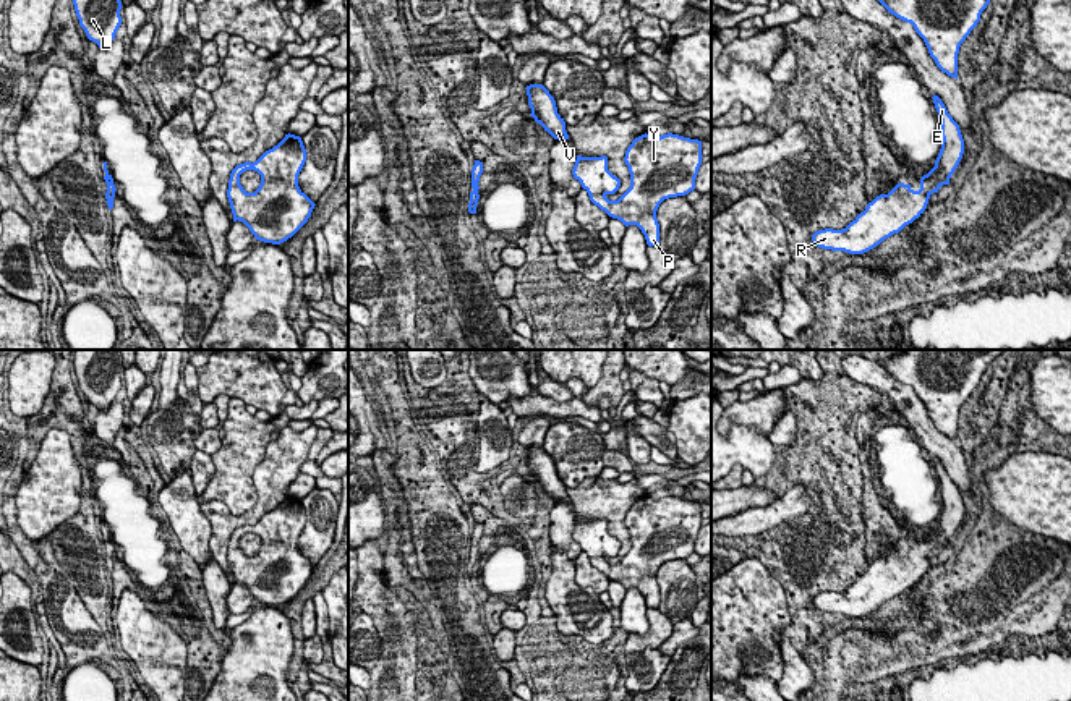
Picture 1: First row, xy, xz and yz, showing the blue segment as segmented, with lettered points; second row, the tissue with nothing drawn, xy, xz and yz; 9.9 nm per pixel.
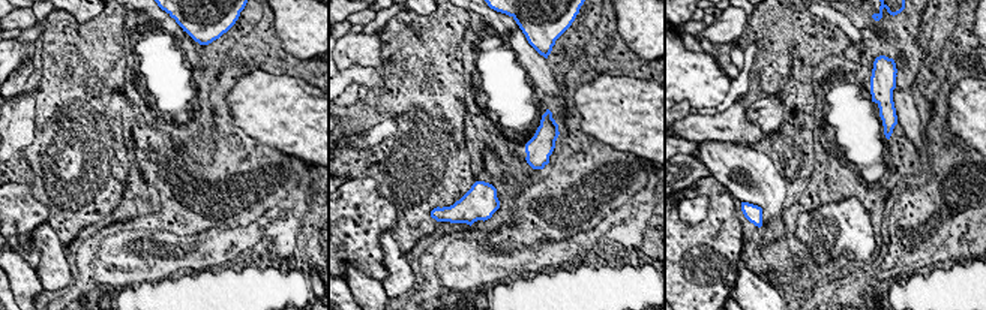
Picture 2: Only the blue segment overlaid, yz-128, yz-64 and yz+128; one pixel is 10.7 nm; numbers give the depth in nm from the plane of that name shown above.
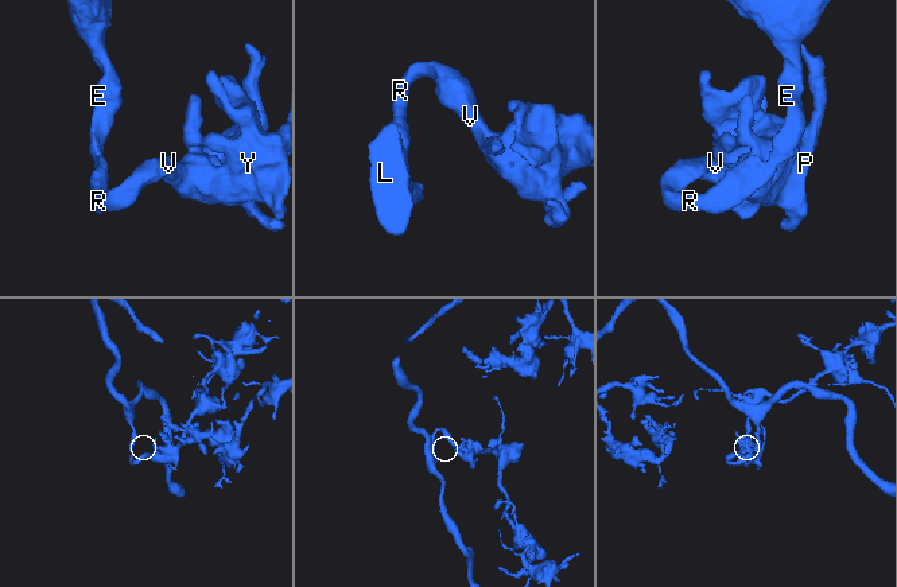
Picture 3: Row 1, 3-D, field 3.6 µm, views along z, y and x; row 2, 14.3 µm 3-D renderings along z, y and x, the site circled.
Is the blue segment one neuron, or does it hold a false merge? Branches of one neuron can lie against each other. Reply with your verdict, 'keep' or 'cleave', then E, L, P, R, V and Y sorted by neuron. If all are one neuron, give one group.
keep | E L P R V Y

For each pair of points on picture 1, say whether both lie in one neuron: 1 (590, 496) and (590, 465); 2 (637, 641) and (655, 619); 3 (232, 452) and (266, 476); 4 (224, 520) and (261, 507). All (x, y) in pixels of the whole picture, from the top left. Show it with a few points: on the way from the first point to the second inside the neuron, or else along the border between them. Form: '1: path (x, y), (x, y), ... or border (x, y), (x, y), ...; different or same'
1: border (595, 475), (572, 488), (566, 488); different
2: path (644, 640), (655, 625); same
3: border (269, 442), (264, 458), (255, 470), (253, 505); different
4: path (234, 520), (251, 517); same

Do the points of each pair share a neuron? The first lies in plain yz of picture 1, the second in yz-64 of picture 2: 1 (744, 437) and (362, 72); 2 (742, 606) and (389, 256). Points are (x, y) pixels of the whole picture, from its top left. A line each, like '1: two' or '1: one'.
1: one
2: two

